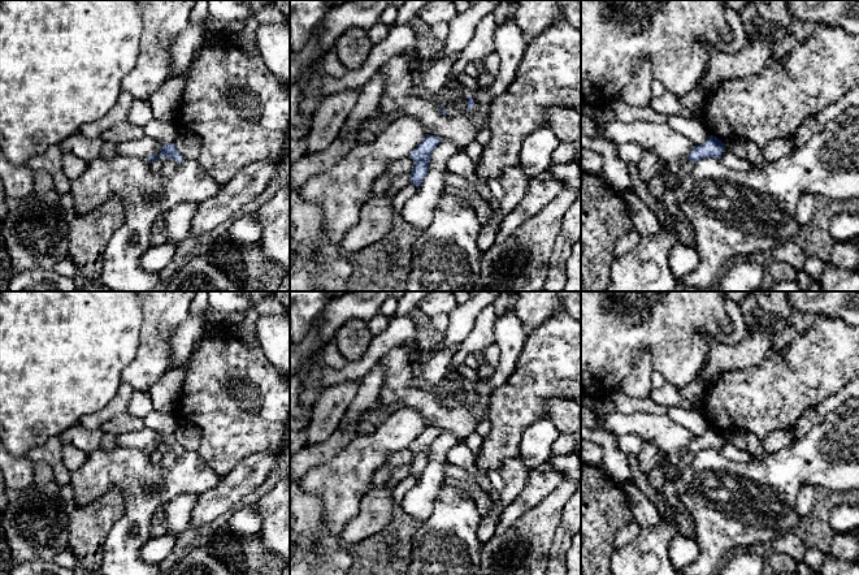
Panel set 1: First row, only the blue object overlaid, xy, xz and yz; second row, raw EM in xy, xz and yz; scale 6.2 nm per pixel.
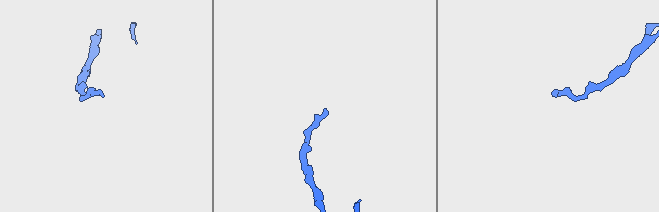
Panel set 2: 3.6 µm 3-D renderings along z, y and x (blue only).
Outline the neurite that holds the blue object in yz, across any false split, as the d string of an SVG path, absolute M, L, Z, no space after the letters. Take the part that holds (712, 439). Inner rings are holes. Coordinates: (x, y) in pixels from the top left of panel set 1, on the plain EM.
M710 427L703 436L695 437L691 441L690 446L687 448L687 451L693 454L697 454L698 451L706 449L716 449L720 451L724 441L725 441L725 436L716 428Z

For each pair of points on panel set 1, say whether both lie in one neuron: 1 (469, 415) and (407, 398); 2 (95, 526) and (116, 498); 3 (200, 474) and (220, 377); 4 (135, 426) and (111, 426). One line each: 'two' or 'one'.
1: one
2: one
3: two
4: one

